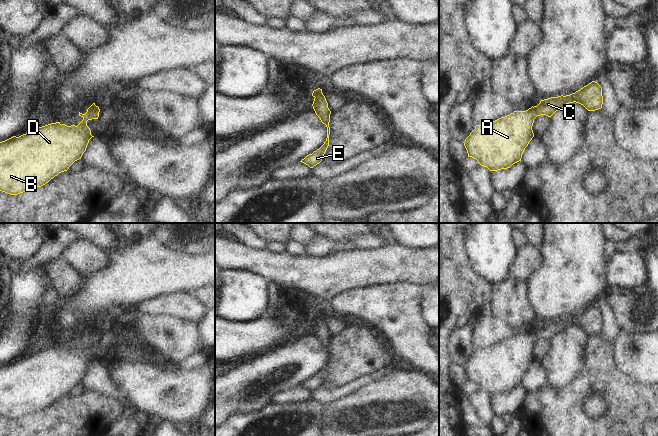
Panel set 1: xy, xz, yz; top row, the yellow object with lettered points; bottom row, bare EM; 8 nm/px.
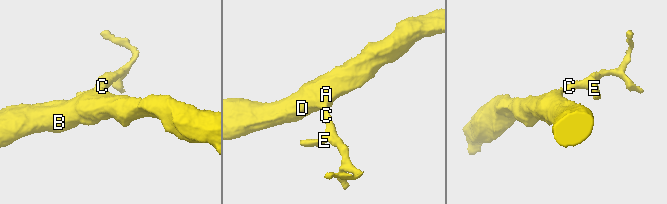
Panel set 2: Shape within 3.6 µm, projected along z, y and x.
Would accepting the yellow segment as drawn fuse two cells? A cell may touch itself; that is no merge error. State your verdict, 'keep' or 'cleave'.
keep

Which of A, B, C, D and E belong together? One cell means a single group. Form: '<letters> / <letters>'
A B C D E

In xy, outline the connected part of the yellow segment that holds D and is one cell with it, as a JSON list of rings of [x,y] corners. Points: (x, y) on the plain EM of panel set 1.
[[[93,327],[85,338],[79,336],[83,344],[77,350],[51,347],[0,366],[0,415],[18,419],[67,395],[94,361],[87,345],[98,343],[99,336]]]

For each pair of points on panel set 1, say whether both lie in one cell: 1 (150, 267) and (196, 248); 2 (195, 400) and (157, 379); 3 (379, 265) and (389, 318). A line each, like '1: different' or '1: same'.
1: same
2: same
3: different

